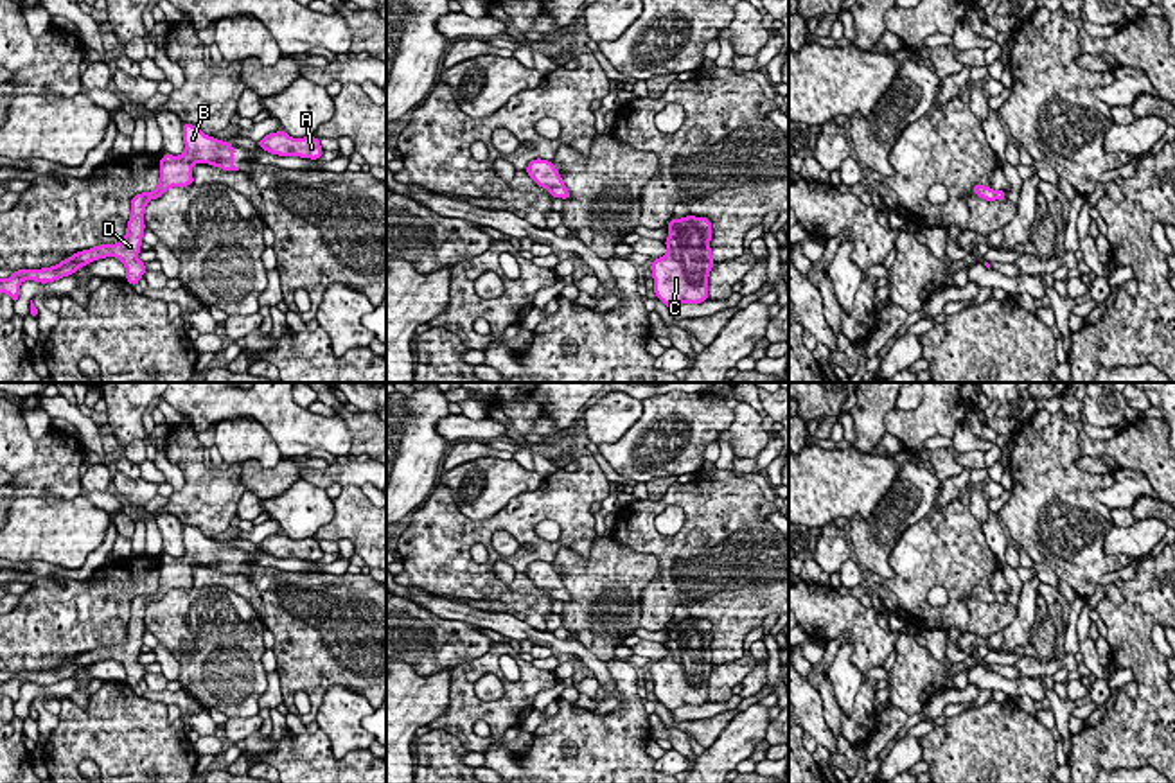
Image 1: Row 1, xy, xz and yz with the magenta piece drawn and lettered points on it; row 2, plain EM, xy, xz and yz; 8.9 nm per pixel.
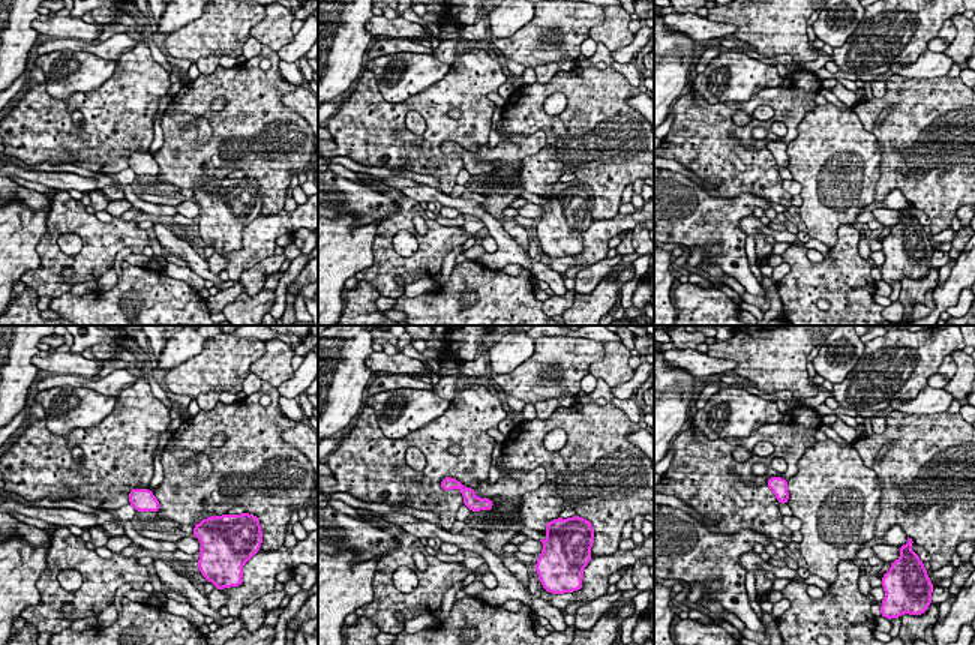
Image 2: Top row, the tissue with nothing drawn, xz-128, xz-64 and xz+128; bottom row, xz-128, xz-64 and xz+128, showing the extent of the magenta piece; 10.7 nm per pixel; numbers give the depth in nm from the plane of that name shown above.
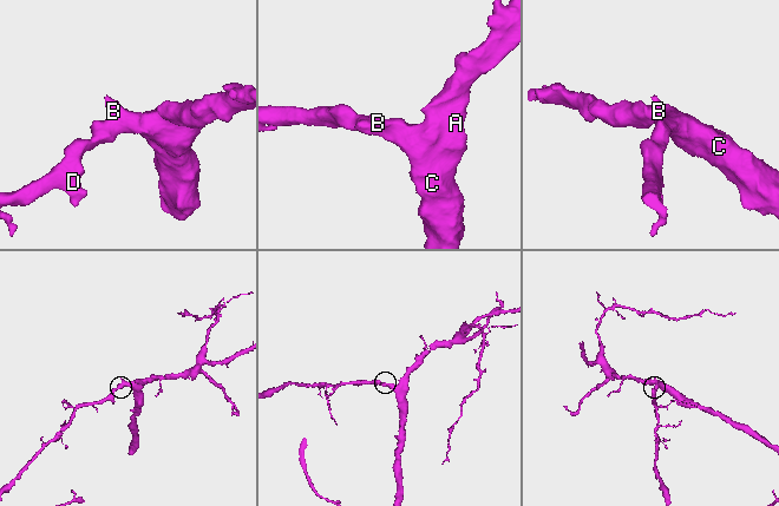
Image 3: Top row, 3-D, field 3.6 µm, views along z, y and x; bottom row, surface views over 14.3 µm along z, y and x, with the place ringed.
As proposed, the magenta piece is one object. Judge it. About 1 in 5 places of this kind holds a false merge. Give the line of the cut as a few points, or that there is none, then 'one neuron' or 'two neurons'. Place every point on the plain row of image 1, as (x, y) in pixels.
cut none; one neuron

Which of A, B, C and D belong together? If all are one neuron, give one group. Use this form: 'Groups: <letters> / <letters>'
Groups: A B C D

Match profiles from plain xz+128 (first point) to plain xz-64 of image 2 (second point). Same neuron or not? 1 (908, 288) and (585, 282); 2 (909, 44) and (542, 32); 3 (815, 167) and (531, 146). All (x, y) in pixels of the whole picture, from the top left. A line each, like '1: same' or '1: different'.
1: same
2: same
3: same

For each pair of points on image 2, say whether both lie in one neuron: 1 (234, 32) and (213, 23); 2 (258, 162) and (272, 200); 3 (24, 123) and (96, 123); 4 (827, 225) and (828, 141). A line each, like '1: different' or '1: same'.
1: same
2: same
3: same
4: same

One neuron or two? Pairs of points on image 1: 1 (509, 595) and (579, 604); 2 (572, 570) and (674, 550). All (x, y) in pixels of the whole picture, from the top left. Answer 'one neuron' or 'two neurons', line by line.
1: two neurons
2: two neurons

